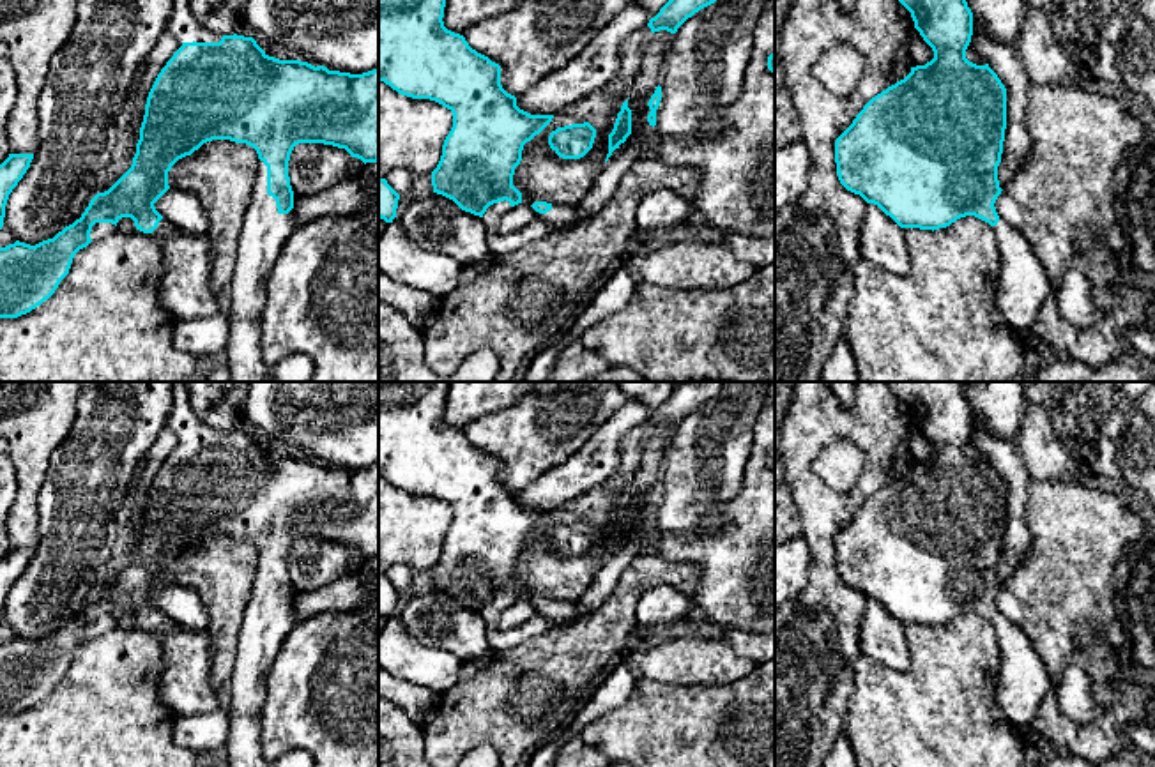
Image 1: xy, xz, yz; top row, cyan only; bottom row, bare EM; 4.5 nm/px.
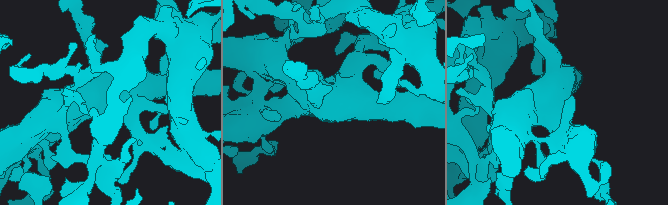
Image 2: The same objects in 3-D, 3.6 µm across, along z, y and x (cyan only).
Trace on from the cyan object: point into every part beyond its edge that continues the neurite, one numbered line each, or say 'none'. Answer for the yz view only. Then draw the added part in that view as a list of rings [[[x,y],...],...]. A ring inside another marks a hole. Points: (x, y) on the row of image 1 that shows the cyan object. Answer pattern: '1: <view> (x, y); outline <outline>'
1: yz (1023, 287); outline [[[1003,219],[992,228],[999,249],[998,308],[1015,330],[1029,330],[1054,286],[1021,230]]]

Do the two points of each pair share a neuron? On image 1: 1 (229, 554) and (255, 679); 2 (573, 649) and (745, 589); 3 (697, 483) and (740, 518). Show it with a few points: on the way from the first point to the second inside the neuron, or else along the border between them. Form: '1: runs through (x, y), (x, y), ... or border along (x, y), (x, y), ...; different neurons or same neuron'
1: border along (253, 582), (234, 663); different neurons
2: border along (674, 561), (699, 568), (690, 599); different neurons
3: border along (745, 469), (741, 488), (715, 522), (694, 532); different neurons

